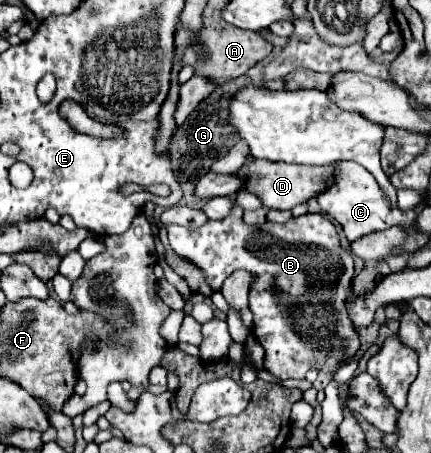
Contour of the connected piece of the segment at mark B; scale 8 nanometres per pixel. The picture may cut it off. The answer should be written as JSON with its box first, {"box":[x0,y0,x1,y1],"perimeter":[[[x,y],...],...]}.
{"box":[167,204,361,380],"perimeter":[[[235,204],[231,214],[227,214],[223,220],[207,220],[201,228],[193,230],[179,224],[167,224],[167,234],[175,254],[195,264],[213,292],[219,292],[224,280],[237,269],[245,269],[257,276],[249,292],[253,312],[251,334],[265,350],[265,370],[279,380],[305,378],[311,368],[335,374],[335,366],[347,358],[353,358],[361,348],[357,328],[347,312],[353,280],[353,256],[341,246],[337,228],[323,214],[309,212],[305,216],[291,218],[285,224],[263,222],[249,226],[243,222],[243,208]]]}

